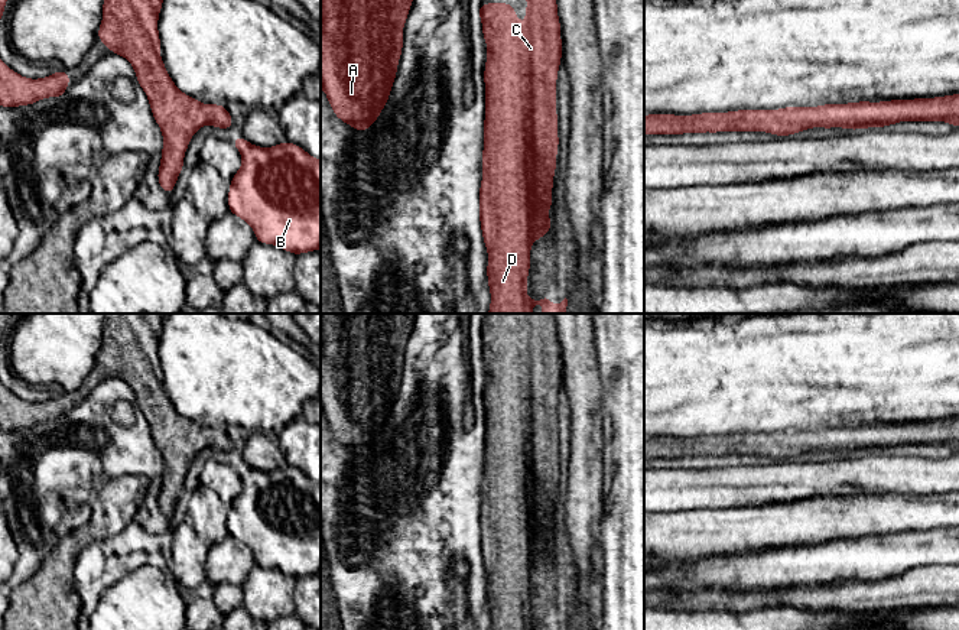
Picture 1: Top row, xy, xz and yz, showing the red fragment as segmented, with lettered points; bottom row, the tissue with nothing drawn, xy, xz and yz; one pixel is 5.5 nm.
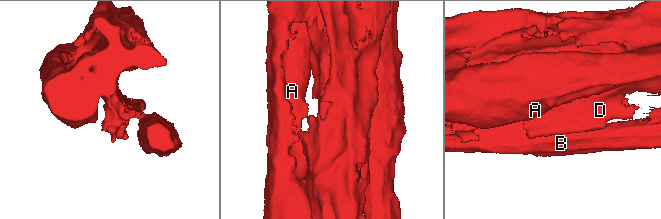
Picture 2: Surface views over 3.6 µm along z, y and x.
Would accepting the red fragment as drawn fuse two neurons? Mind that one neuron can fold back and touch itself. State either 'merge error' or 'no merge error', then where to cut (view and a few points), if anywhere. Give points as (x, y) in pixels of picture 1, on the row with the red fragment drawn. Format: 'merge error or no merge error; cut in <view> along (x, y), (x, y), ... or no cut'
merge error; cut in xy along (218, 126), (226, 129)

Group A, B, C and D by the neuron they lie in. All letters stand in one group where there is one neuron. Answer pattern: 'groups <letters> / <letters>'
groups A C D / B

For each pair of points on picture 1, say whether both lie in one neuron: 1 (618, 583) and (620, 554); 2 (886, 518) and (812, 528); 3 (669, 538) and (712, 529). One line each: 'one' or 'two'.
1: one
2: one
3: one

